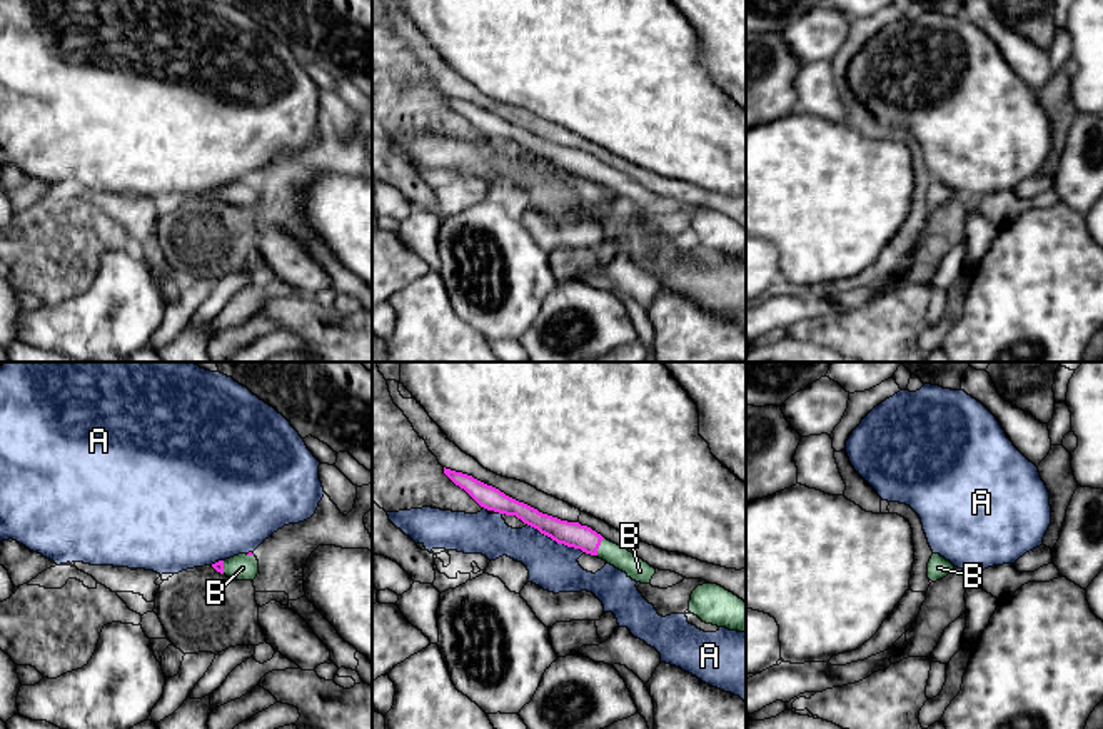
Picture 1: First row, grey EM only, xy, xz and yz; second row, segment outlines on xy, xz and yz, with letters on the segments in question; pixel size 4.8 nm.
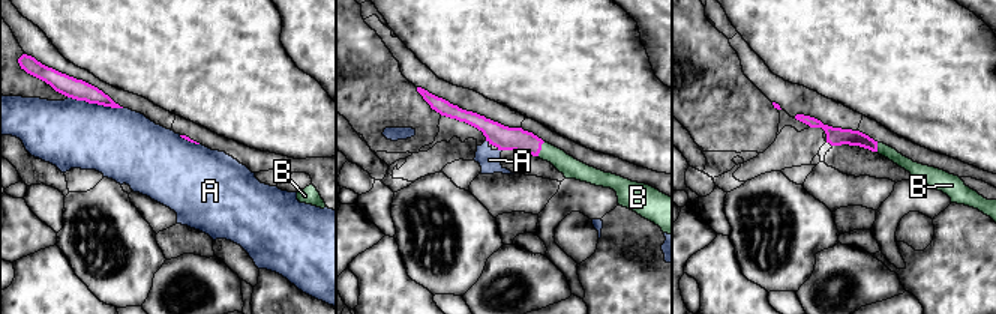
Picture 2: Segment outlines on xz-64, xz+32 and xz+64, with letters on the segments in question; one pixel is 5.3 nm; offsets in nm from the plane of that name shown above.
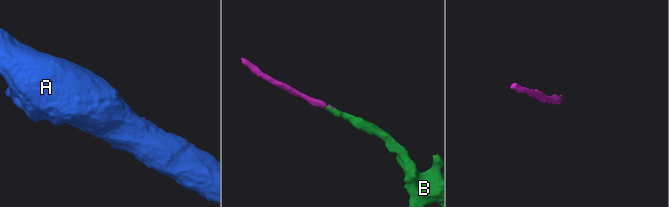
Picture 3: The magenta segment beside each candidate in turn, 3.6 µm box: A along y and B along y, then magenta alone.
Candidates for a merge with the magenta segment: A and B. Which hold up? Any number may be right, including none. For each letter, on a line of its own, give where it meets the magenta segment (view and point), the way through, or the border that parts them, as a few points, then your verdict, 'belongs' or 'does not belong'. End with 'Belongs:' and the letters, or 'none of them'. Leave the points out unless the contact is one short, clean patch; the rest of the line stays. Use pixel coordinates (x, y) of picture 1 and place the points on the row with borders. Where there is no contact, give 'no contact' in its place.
A: xz (558, 542) | does not belong
B: xz (599, 544) | across xz (573, 534), (599, 544), (639, 571) | belongs
Belongs: B

